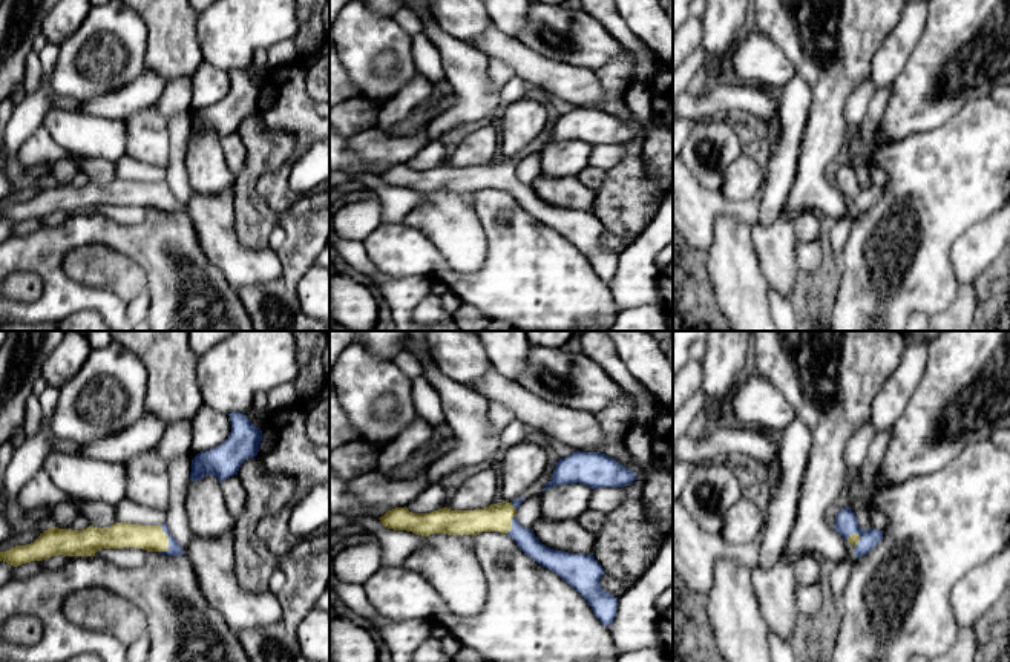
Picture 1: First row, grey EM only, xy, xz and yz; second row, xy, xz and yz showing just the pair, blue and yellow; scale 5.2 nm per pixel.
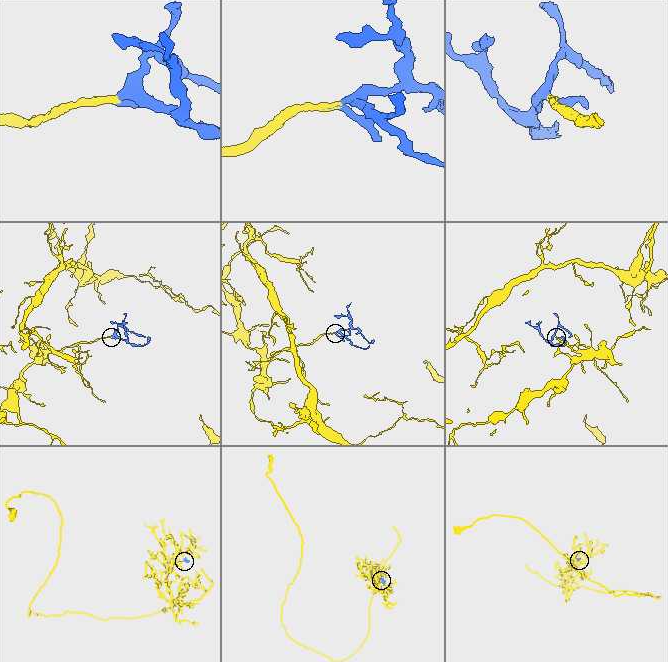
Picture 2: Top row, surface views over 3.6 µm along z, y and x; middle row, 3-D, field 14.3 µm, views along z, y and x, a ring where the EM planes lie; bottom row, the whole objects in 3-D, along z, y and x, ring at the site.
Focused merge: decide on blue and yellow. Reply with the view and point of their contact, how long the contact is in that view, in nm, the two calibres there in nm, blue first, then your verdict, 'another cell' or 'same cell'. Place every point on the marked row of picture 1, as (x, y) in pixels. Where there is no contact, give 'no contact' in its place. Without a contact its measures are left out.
contact xy (169, 540); length 150 nm; calibres 70 and 140 nm; same cell

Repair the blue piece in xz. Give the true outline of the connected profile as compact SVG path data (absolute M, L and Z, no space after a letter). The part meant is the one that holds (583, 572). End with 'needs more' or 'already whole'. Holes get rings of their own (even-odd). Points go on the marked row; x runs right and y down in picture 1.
M521 496L512 503L503 501L484 509L451 510L443 507L429 513L412 513L405 506L388 510L379 519L388 529L421 536L432 533L472 536L481 532L506 533L527 556L581 593L599 622L608 627L616 618L618 598L599 585L599 579L605 573L602 565L593 555L553 550L541 544L533 530L523 527L516 519L516 509L523 501Z | needs more

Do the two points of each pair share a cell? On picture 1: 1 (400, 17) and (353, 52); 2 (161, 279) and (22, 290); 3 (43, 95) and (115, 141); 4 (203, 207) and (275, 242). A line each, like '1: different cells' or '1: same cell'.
1: different cells
2: different cells
3: different cells
4: different cells

